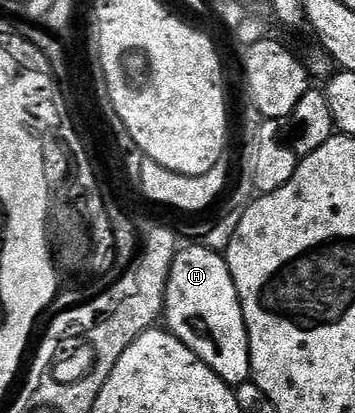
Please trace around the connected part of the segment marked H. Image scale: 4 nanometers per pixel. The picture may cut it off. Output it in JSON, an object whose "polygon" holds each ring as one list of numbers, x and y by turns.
{"polygon":[[203,243,188,245,176,254,168,282,164,291,163,320,168,320,167,328,179,339,198,359,202,359,213,369,227,385,239,387,252,376,250,367,250,347,246,335,246,323,242,315,242,303,238,299,238,291,234,287,234,279,228,270,228,262,219,252,208,249]]}

